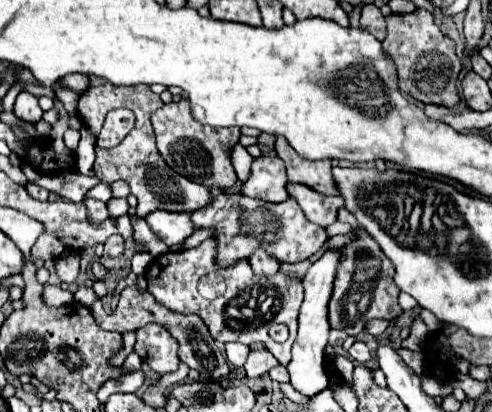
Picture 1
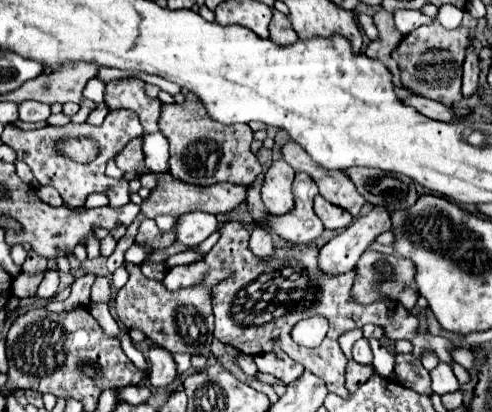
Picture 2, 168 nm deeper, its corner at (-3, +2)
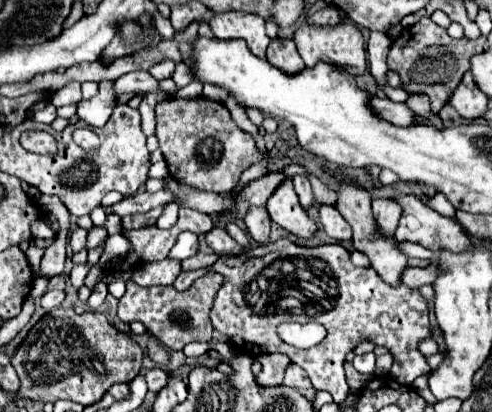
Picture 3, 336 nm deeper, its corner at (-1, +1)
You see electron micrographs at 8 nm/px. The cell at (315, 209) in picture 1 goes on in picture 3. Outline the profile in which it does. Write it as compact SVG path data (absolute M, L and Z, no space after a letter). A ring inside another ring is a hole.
M323 205L319 215L321 215L321 225L331 239L351 241L351 225L343 219L343 215L339 215L339 211L335 207Z

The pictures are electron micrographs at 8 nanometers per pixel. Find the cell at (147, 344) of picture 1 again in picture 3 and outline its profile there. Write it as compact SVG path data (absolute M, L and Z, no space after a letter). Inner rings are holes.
M149 369L145 373L145 381L147 381L147 387L149 391L157 393L165 383L167 383L167 373L163 369Z

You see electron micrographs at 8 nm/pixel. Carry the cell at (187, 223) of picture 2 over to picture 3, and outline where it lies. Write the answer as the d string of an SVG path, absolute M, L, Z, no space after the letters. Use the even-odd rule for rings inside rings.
M213 227L207 235L207 245L217 253L217 255L227 255L227 257L239 257L241 253L245 253L245 247L241 247L229 233L225 227Z

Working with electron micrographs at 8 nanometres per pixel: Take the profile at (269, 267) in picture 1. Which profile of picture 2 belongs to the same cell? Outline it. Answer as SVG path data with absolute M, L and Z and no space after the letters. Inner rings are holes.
M257 228L251 232L251 242L249 242L249 250L259 258L259 260L267 260L273 256L275 248L271 242L271 234L263 228Z

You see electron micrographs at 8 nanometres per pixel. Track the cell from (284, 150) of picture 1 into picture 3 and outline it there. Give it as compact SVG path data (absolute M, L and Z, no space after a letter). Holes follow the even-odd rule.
M341 183L337 189L339 189L337 209L353 227L353 247L369 257L371 267L379 273L379 277L387 285L401 285L401 275L407 269L407 255L403 255L397 249L397 241L393 235L387 237L387 235L379 233L377 221L375 221L373 211L371 211L371 195L365 189L361 189L359 185L351 185L351 183Z

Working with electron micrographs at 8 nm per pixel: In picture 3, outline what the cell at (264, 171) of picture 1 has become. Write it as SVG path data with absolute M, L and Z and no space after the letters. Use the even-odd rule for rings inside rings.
M287 179L275 191L275 195L269 197L267 211L279 227L283 227L287 233L293 233L301 239L311 239L313 233L317 231L315 221L311 221L311 217L299 203L299 197L291 185L291 179Z

